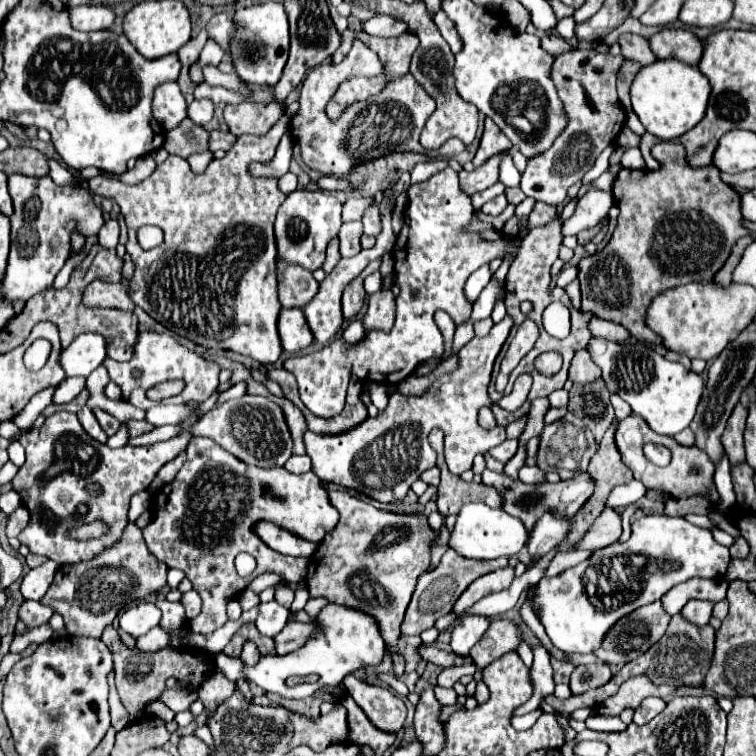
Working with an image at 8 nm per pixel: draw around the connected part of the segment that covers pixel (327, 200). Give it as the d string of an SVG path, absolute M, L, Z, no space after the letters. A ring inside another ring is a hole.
M295 190L281 204L275 220L277 256L287 264L299 264L309 272L315 272L325 262L325 248L341 228L341 202L327 192Z

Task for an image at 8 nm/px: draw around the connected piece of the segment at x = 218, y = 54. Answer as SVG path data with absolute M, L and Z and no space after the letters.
M207 40L205 48L201 50L201 56L199 56L199 66L219 66L221 60L223 60L223 54L221 48L217 48L217 44L213 44L211 40Z

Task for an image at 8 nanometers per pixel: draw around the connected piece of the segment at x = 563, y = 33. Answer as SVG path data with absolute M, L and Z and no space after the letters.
M563 18L557 22L557 32L561 38L565 40L571 40L575 36L575 21L574 18Z

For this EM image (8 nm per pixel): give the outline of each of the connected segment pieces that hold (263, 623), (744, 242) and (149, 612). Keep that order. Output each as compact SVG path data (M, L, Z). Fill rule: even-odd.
M273 600L267 604L259 604L259 616L255 624L263 636L277 636L281 628L285 628L285 624L289 622L289 616L291 612Z
M745 236L745 238L741 238L741 240L735 244L735 248L733 248L729 260L727 260L725 266L721 268L721 272L717 272L717 276L715 276L715 284L717 284L717 286L727 288L727 284L731 282L731 272L735 270L735 266L739 264L739 260L741 260L745 248L747 248L751 242L753 242L753 238L751 238L751 236Z
M139 602L137 606L131 606L123 612L123 616L119 618L119 624L121 624L121 630L139 638L147 634L153 626L157 626L159 620L161 620L161 610L155 604Z

